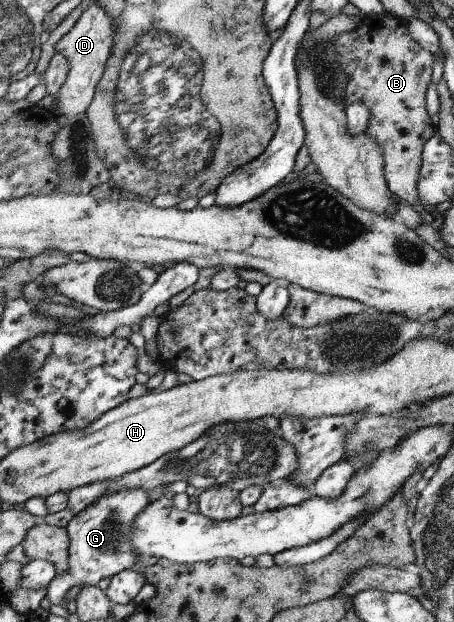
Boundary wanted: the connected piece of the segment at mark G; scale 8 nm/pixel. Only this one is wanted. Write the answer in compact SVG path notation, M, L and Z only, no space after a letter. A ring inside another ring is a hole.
M123 490L117 494L103 494L81 512L72 515L67 522L68 536L67 570L57 574L46 586L46 595L50 604L65 605L65 594L77 584L95 585L103 578L111 578L118 572L131 569L135 563L143 561L143 556L135 554L131 546L130 532L133 532L133 520L139 512L149 506L147 490Z

